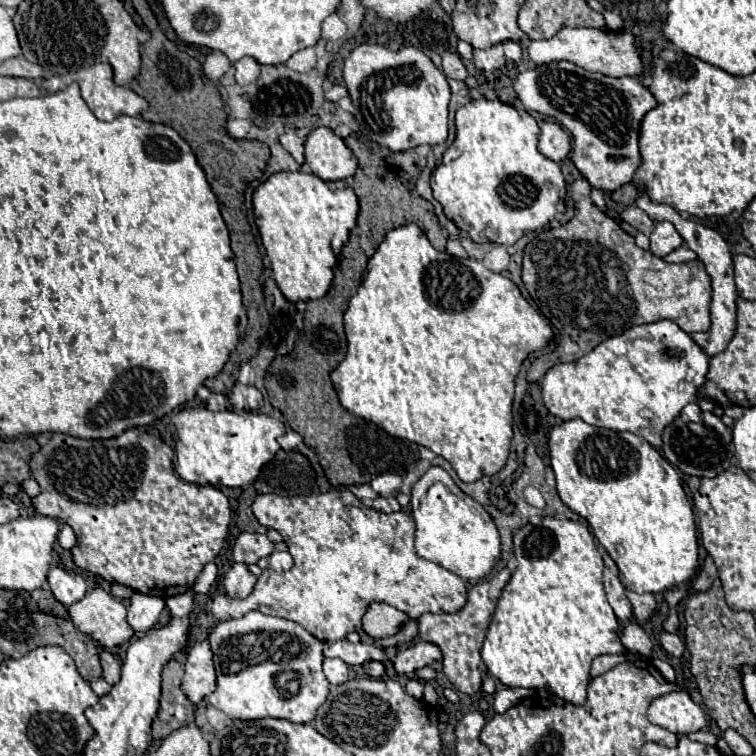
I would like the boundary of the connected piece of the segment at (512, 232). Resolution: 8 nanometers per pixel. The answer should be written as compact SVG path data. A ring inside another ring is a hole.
M478 98L470 100L466 106L456 110L456 138L452 146L444 152L442 164L430 176L434 198L442 204L444 214L474 242L484 244L484 240L494 244L512 246L526 232L538 230L550 222L554 214L564 212L566 206L566 182L560 166L546 160L538 150L540 128L536 120L525 110L517 110L500 100Z

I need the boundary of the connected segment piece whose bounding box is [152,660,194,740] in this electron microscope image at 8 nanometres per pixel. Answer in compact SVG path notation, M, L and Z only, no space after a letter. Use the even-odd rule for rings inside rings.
M170 660L164 670L162 670L162 698L160 698L160 710L158 710L158 718L162 722L154 722L152 726L152 734L156 740L166 738L170 732L174 732L180 726L188 726L194 720L194 704L190 704L190 700L184 696L184 692L180 690L180 680L184 676L184 666L178 660Z

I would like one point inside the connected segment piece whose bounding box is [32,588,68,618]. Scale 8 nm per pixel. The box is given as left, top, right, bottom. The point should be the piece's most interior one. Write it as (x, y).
(44, 598)

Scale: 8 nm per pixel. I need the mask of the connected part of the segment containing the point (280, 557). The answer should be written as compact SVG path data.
M274 550L268 556L268 560L270 560L270 568L274 572L278 572L278 574L282 574L282 572L286 572L286 570L292 568L292 556L290 556L290 552L278 552L278 550Z

